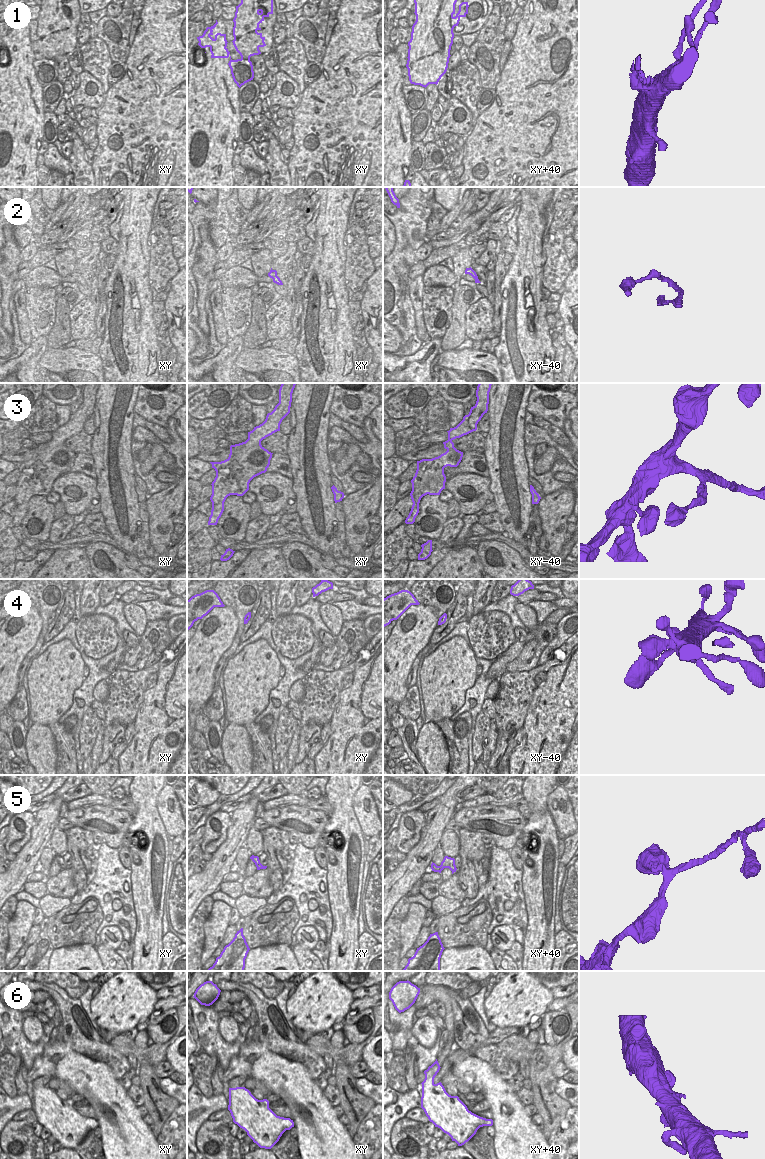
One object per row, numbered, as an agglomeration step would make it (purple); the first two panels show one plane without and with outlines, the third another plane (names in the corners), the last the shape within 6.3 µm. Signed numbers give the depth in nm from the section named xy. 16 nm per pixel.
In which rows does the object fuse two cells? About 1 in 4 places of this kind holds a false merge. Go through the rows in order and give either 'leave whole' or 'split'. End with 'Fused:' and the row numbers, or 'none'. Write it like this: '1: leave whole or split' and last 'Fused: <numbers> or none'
1: split
2: leave whole
3: leave whole
4: leave whole
5: leave whole
6: leave whole
Fused: 1

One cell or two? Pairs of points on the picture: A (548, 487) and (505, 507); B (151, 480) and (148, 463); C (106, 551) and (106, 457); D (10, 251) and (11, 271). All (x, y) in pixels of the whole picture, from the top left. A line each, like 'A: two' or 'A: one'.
A: two
B: two
C: two
D: one

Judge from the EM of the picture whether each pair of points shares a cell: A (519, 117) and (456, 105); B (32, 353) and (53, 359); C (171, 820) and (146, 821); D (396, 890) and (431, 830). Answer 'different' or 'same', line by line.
A: different
B: different
C: different
D: same

